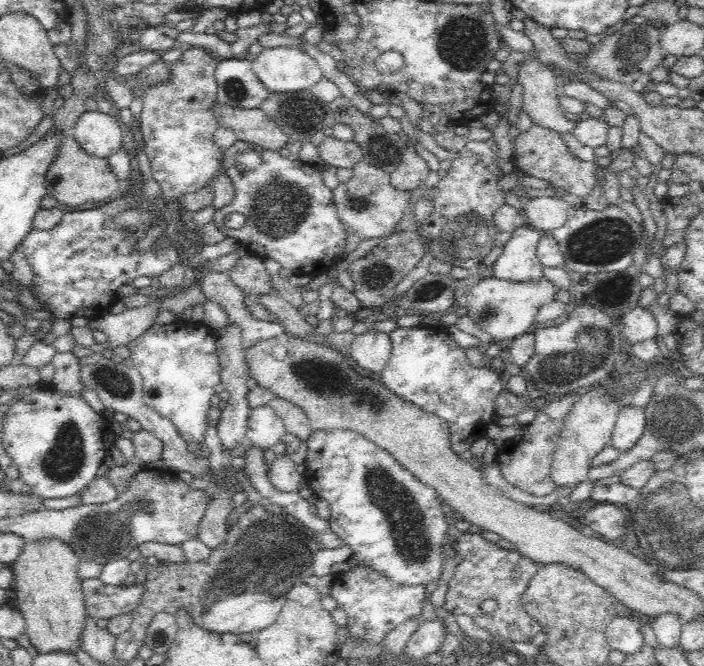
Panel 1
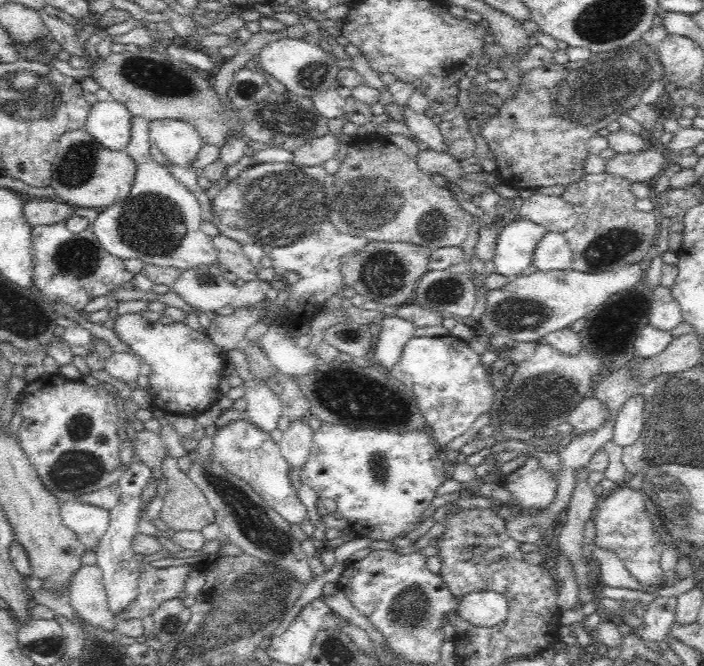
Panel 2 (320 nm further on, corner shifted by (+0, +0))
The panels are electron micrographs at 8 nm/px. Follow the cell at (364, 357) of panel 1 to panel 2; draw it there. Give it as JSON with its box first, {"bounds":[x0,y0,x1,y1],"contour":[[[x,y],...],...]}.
{"bounds":[374,311,416,369],"contour":[[[388,311],[388,316],[383,318],[377,337],[374,358],[377,364],[390,369],[402,356],[406,343],[416,336],[416,326],[413,321],[396,317]]]}

